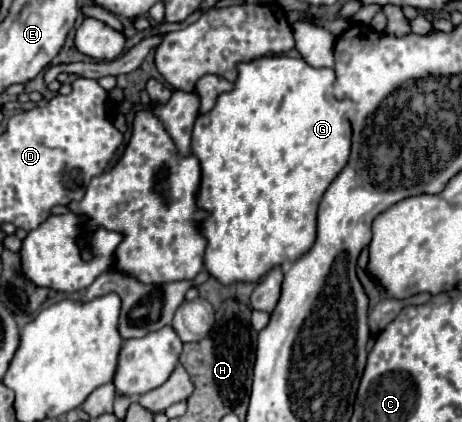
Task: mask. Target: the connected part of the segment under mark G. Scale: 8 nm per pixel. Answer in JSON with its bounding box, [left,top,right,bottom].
[192,56,352,284]

